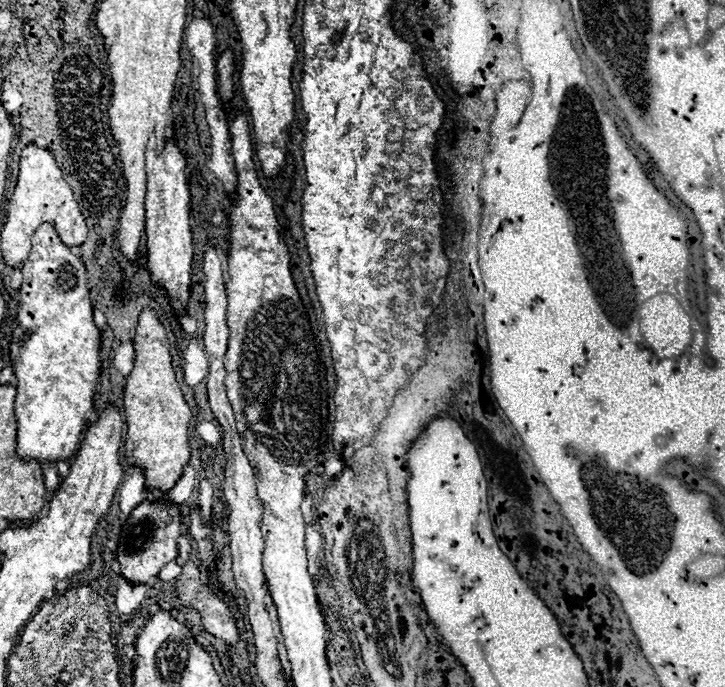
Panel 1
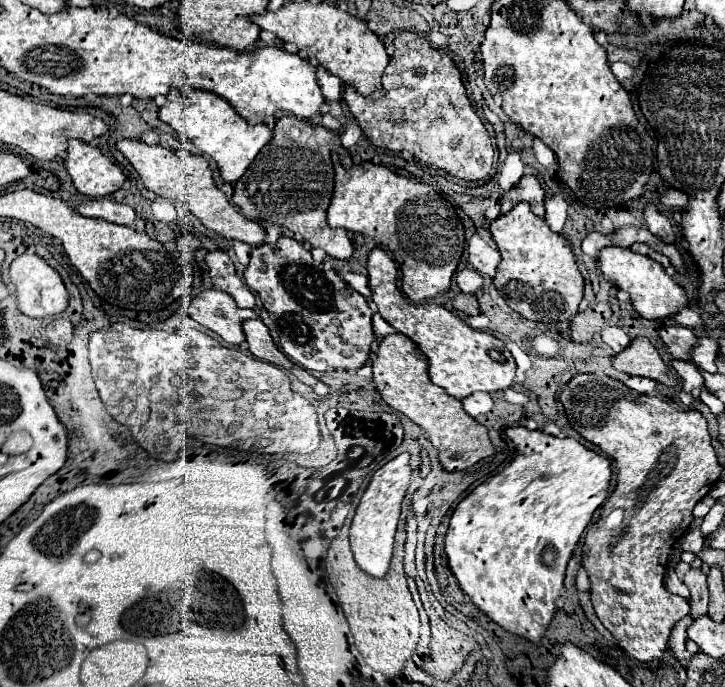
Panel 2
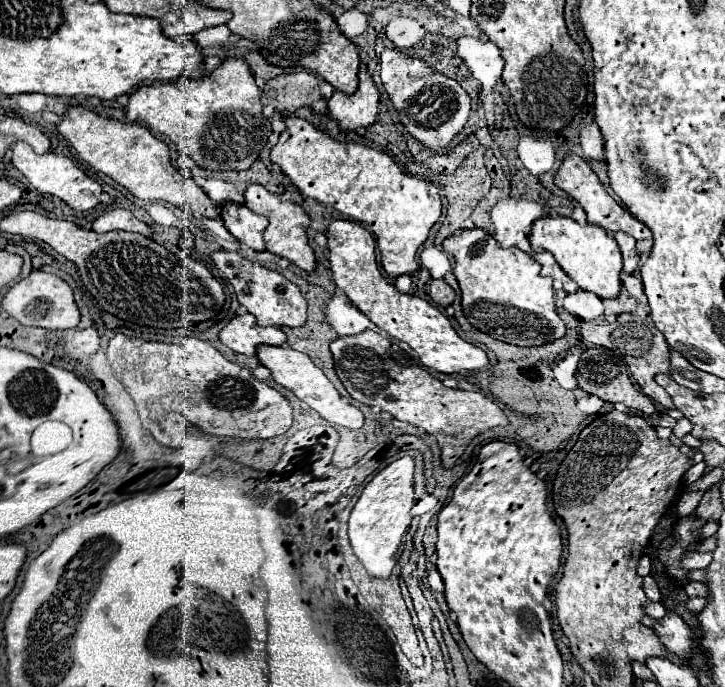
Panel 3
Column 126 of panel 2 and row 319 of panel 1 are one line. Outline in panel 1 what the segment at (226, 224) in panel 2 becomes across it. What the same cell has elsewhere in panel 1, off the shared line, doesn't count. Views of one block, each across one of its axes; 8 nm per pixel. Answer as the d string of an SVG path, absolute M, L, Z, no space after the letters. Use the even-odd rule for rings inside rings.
M144 308L134 336L134 370L126 378L124 388L124 414L128 424L126 460L132 466L142 466L148 490L168 492L180 478L190 460L188 424L192 410L184 400L172 366L168 332L158 320L158 312Z

